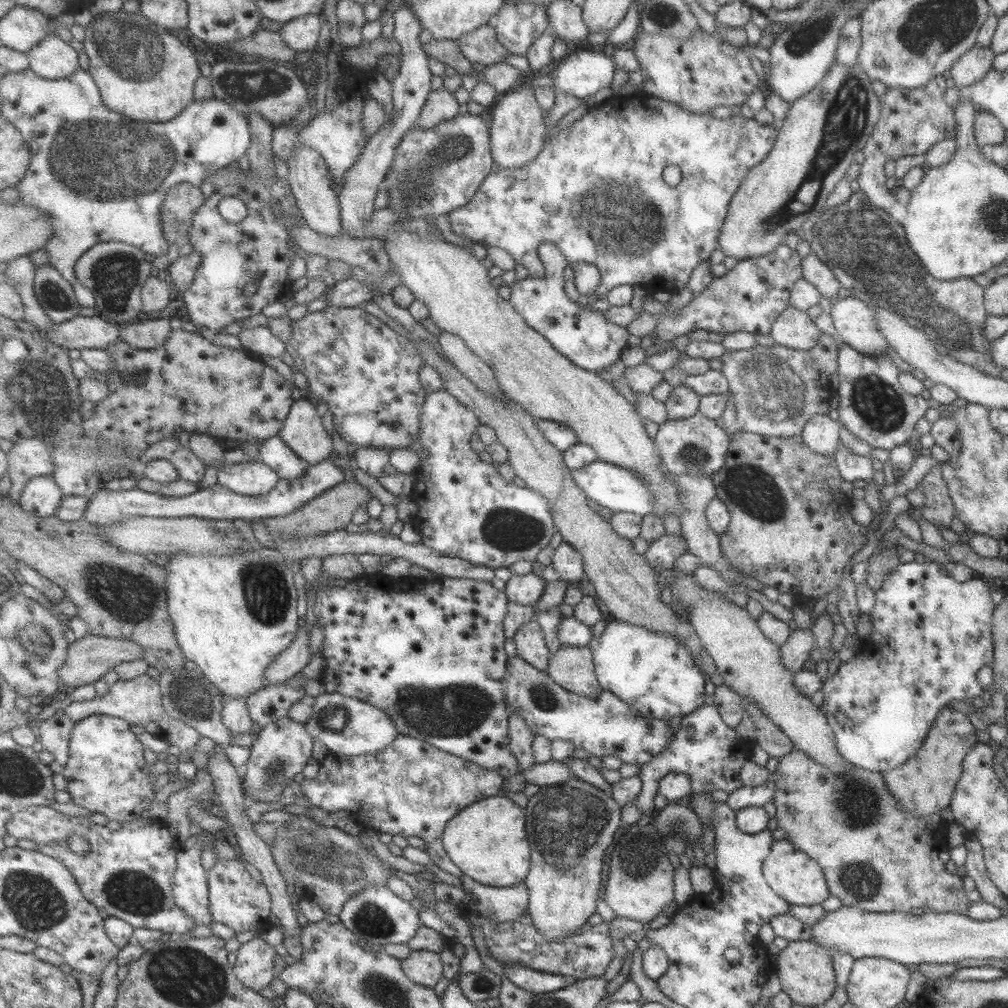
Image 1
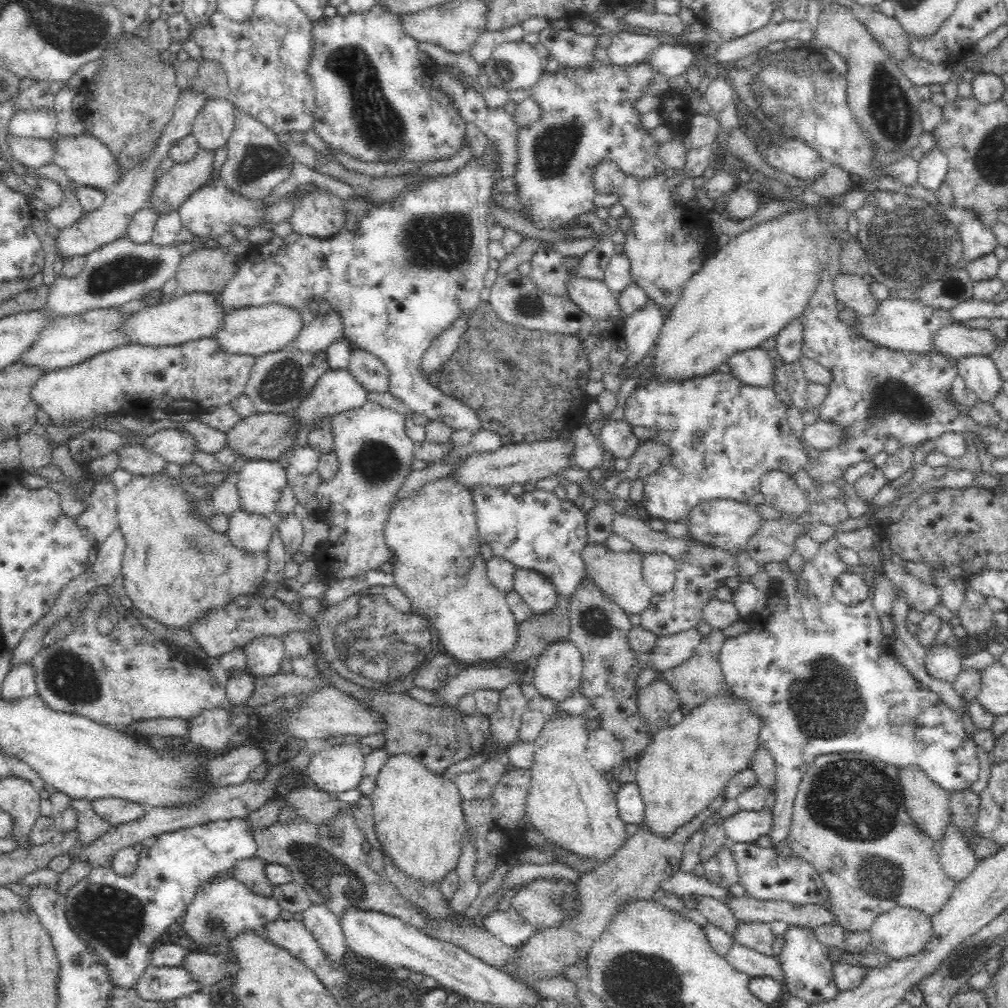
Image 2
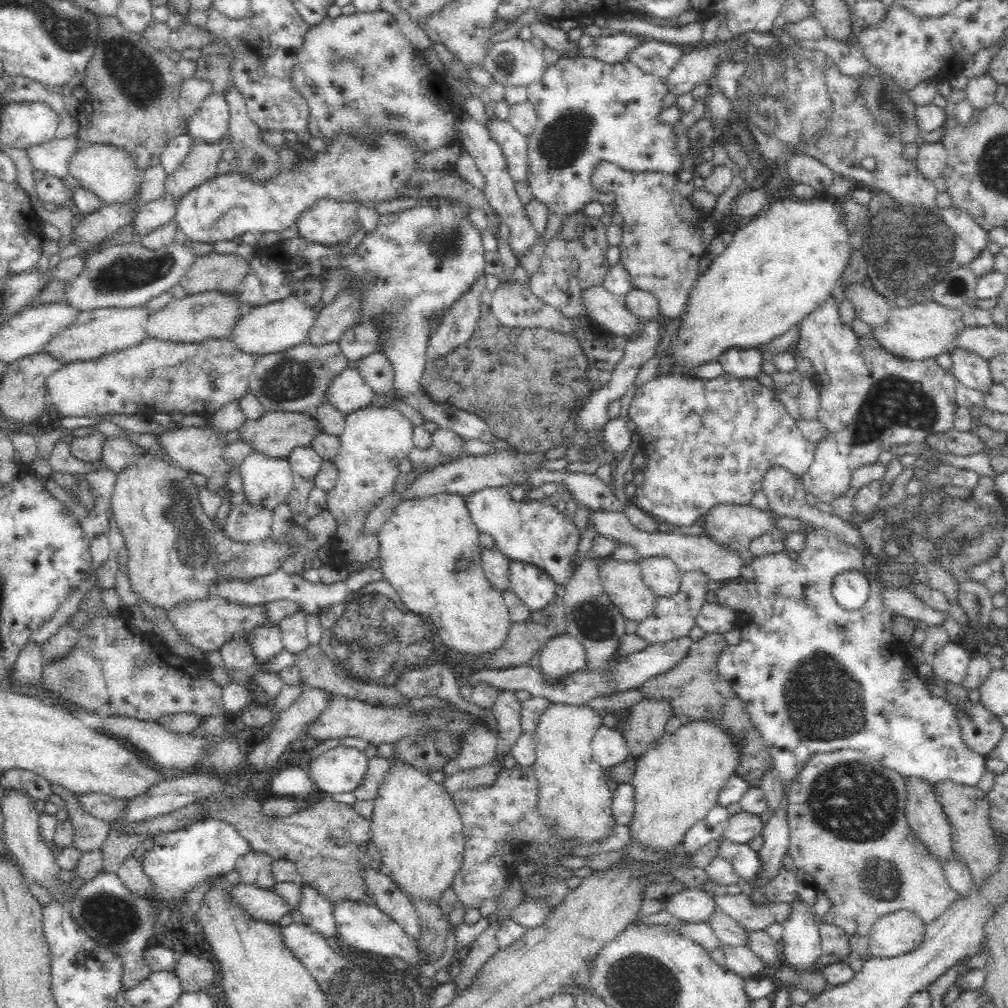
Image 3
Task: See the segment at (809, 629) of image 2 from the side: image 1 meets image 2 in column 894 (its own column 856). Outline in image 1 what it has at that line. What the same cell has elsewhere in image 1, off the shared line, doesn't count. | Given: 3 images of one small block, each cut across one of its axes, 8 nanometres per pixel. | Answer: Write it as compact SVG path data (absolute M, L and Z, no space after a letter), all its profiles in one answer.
M925 560L923 563L916 561L899 563L885 577L881 588L874 592L875 603L871 608L871 613L868 614L871 618L871 635L861 642L857 655L850 662L839 664L835 674L826 677L820 688L824 697L819 707L825 715L829 728L833 730L836 749L850 765L879 773L901 766L922 745L936 714L947 706L947 702L950 700L969 701L974 696L983 697L986 694L986 691L975 681L975 676L980 668L989 665L989 663L991 664L994 654L991 626L992 613L996 605L990 597L990 590L990 583L979 578L970 578L965 582L959 583L951 578L951 575L941 563L929 560Z

